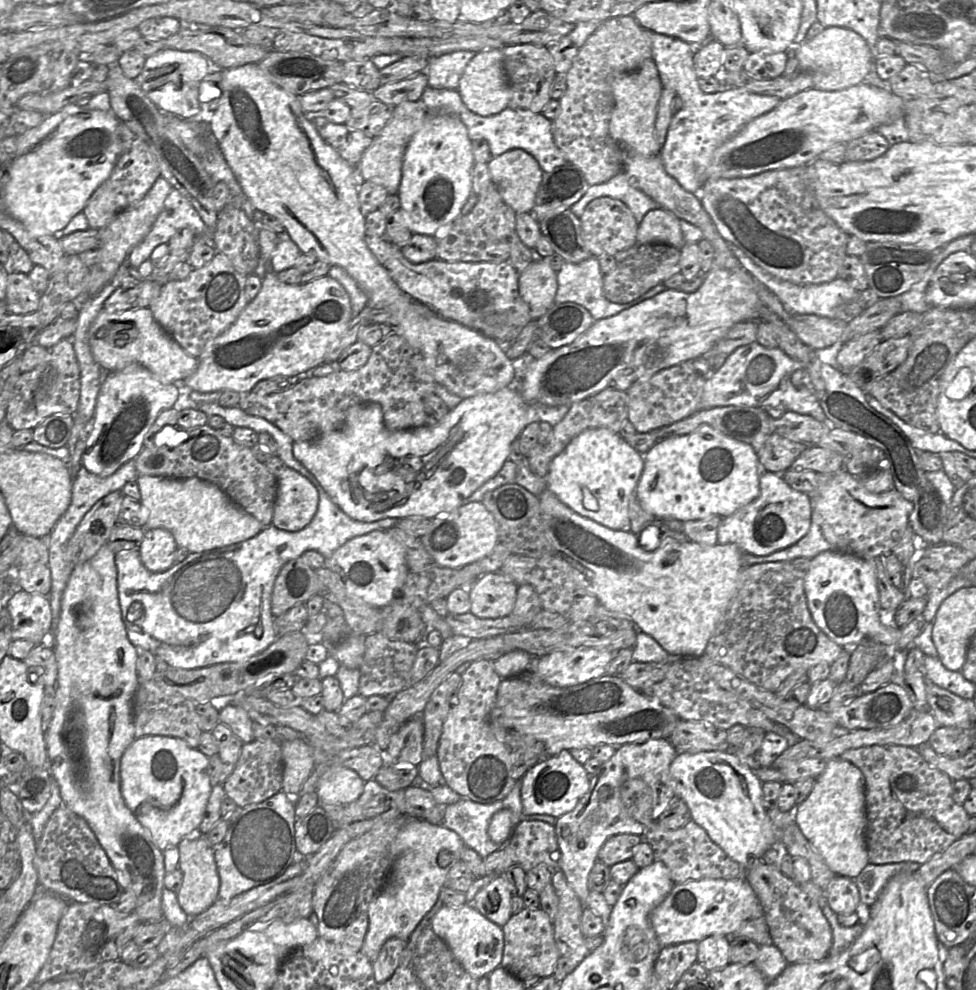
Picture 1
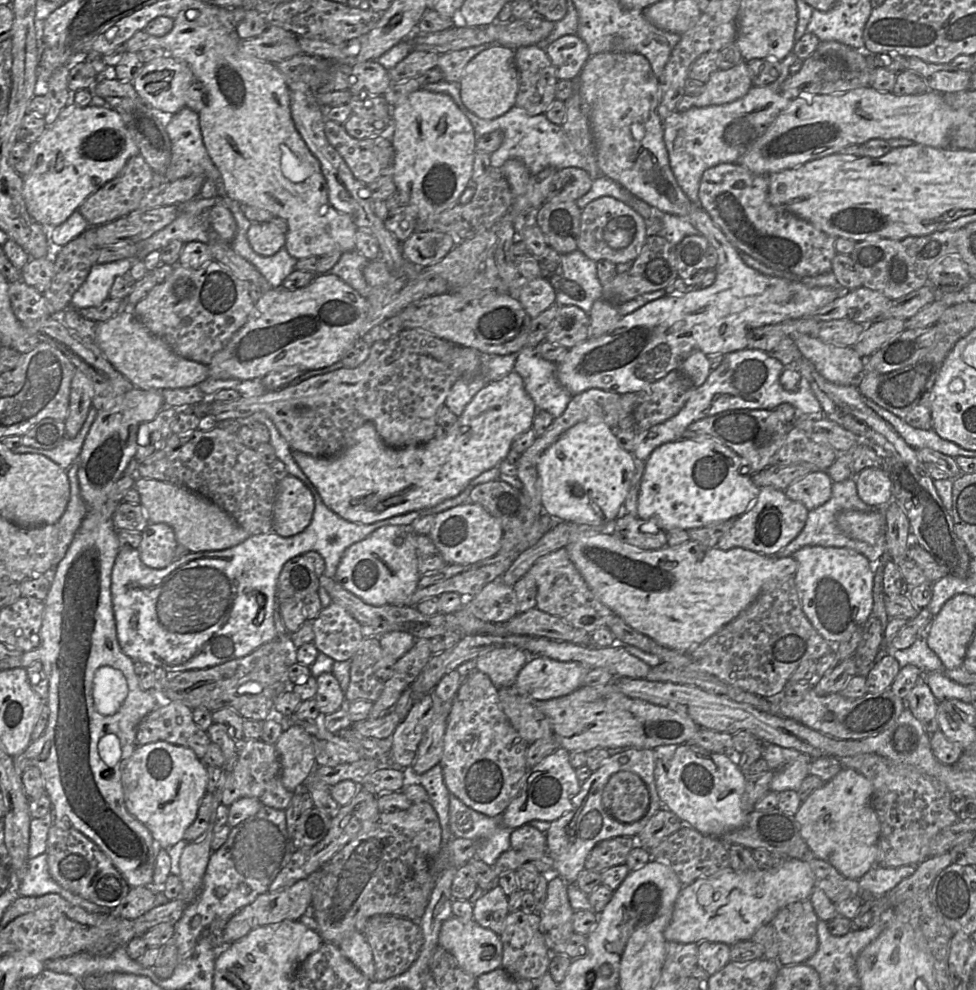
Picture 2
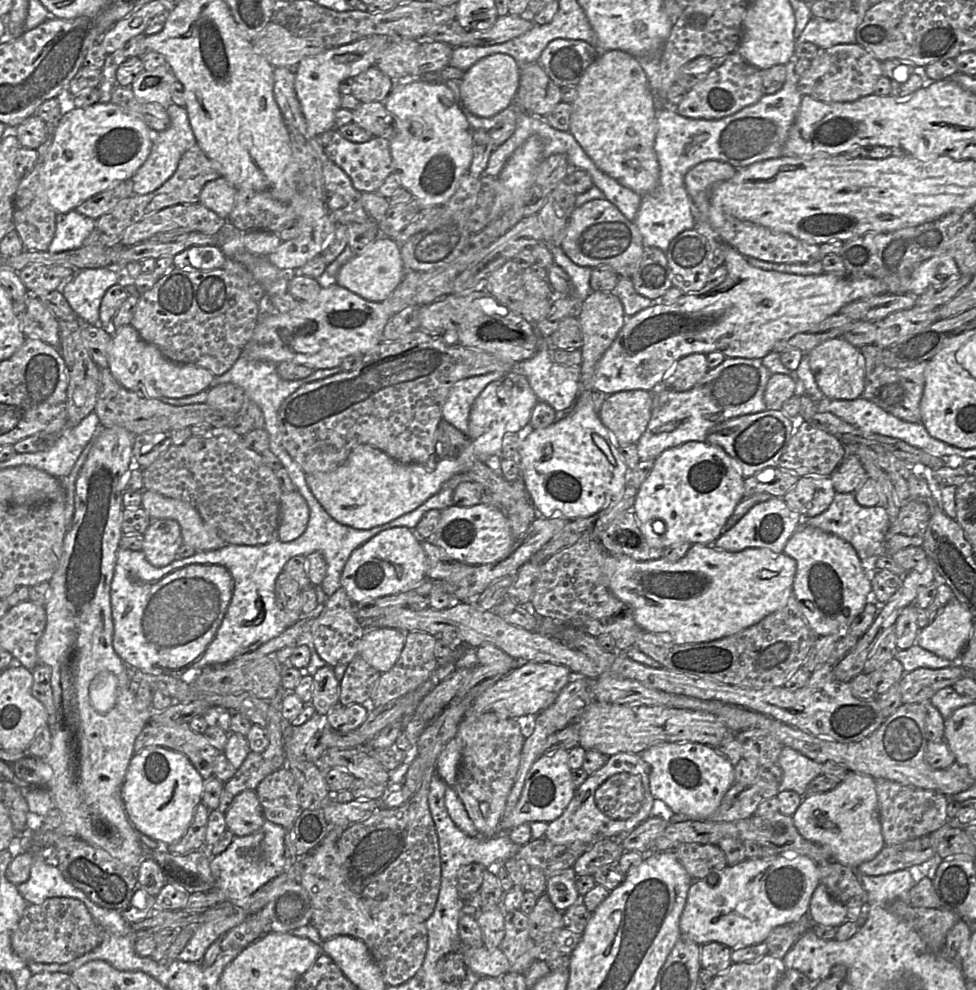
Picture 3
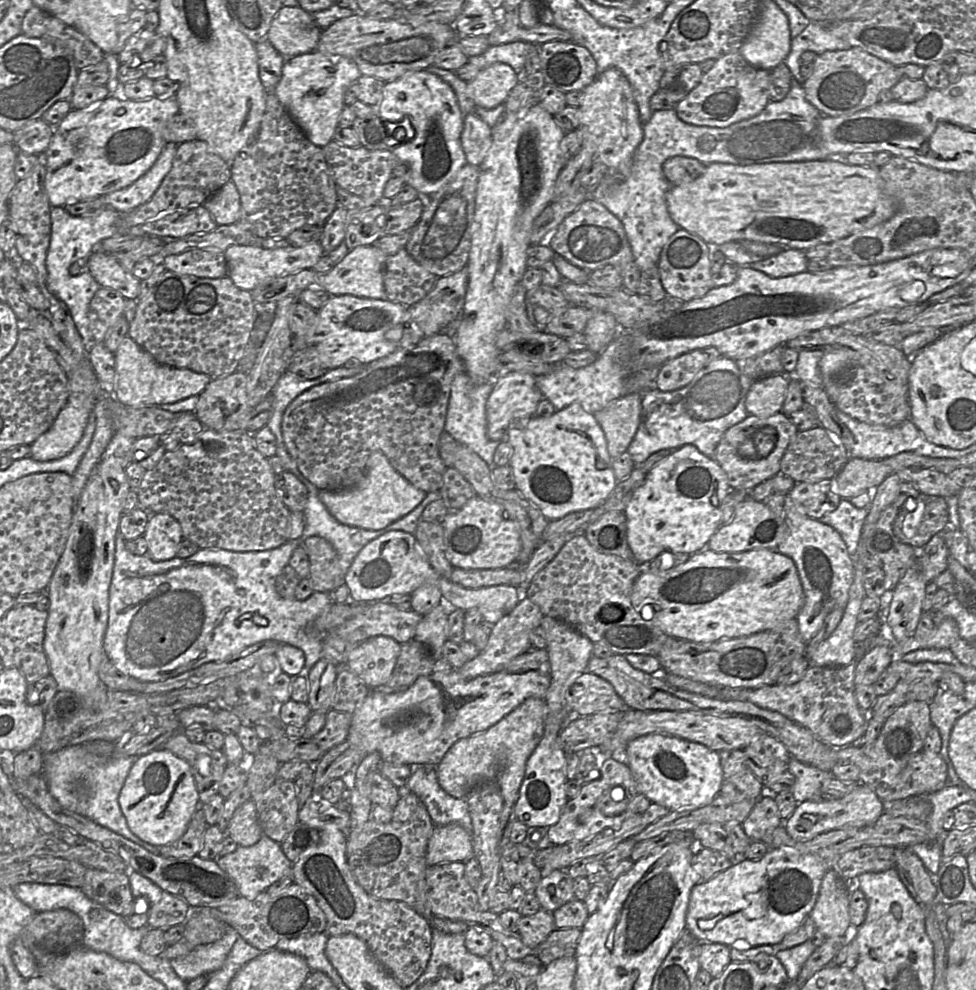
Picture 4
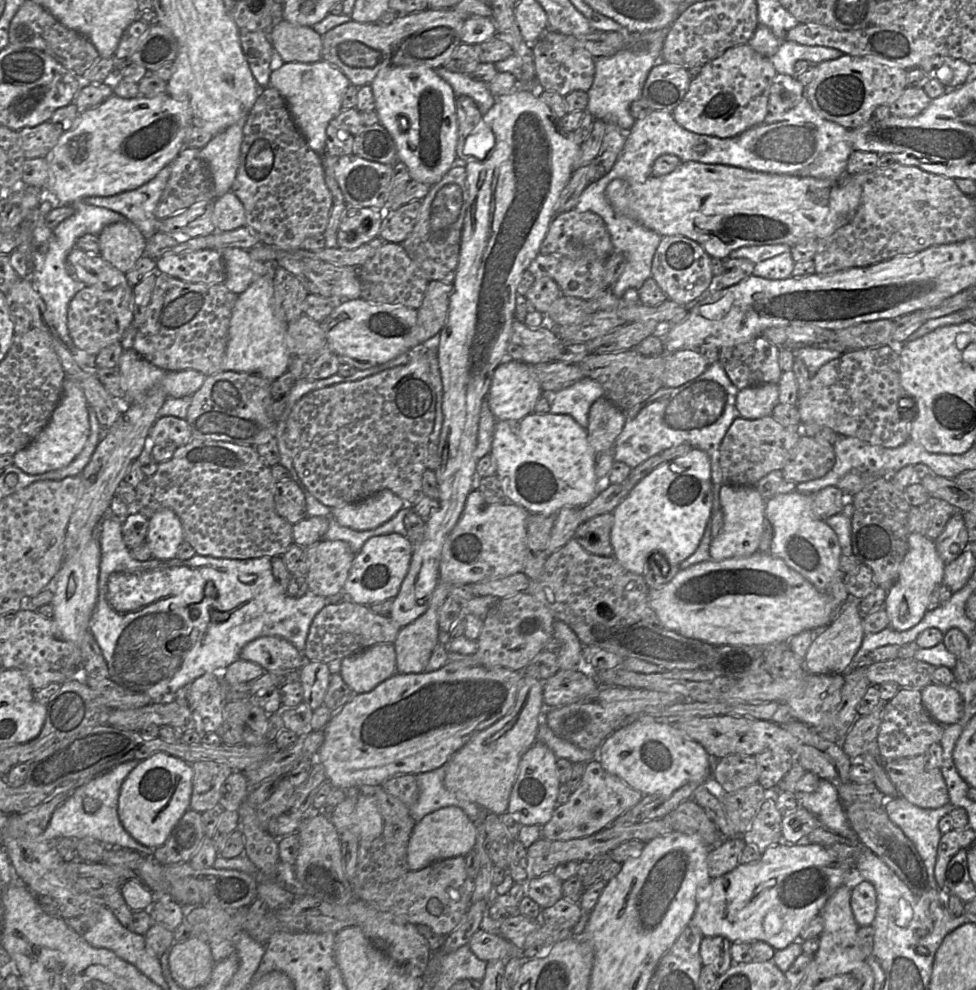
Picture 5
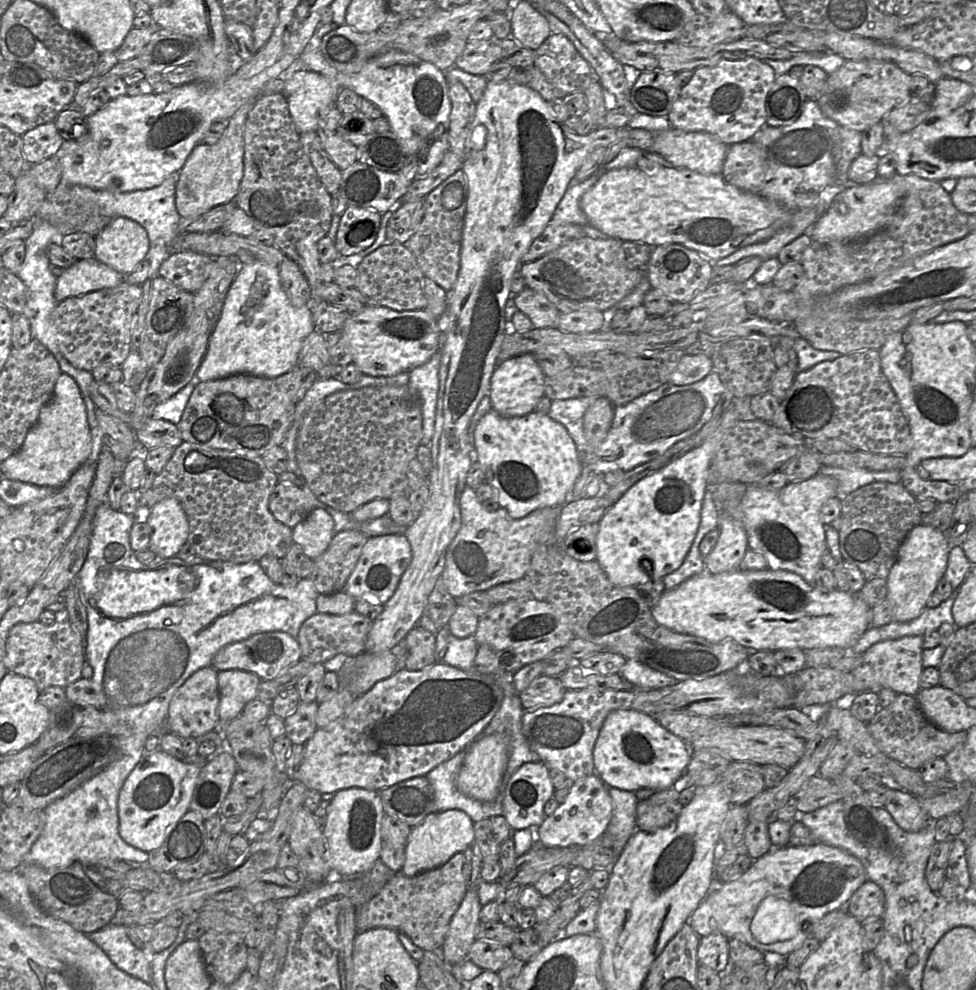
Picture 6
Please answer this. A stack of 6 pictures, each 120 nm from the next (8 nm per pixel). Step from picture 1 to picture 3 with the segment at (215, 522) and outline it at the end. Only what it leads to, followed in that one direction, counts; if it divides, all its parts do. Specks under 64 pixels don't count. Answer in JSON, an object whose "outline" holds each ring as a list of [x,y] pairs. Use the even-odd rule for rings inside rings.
{"outline":[[[143,490],[141,507],[151,521],[175,520],[181,528],[183,543],[193,547],[197,552],[217,550],[230,545],[187,502],[165,497],[154,491]]]}

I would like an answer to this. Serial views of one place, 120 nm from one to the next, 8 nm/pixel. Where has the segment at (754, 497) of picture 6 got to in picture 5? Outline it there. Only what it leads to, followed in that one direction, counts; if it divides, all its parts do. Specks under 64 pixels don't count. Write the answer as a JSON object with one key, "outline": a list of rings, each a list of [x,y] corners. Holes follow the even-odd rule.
{"outline":[[[794,490],[766,500],[765,518],[773,528],[769,553],[782,559],[788,567],[809,581],[817,591],[824,593],[834,576],[843,578],[845,573],[839,569],[842,553],[838,538],[825,521],[816,517],[811,495]]]}

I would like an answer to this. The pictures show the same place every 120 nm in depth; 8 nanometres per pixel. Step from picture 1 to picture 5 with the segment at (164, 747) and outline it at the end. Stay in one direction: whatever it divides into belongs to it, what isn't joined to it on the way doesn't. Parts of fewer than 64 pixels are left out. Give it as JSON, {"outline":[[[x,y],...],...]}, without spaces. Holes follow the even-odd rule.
{"outline":[[[158,752],[143,760],[128,774],[120,788],[118,816],[124,829],[140,844],[155,849],[167,840],[171,830],[189,809],[193,787],[193,769],[184,760]]]}

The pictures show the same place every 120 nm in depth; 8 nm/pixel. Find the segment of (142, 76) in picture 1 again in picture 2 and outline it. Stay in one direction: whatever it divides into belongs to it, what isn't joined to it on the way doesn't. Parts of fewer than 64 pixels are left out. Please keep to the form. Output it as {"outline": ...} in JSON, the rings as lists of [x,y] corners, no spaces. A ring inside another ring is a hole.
{"outline":[[[166,54],[144,64],[132,85],[153,109],[161,114],[175,114],[186,107],[186,92],[194,81],[185,62]]]}

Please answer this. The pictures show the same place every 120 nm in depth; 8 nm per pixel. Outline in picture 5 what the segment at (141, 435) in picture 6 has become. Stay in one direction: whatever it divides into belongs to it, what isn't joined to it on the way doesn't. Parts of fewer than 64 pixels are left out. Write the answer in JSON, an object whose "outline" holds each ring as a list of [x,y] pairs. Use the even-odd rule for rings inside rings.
{"outline":[[[175,416],[158,417],[148,436],[150,445],[172,441],[178,447],[188,444],[192,439],[189,423]]]}

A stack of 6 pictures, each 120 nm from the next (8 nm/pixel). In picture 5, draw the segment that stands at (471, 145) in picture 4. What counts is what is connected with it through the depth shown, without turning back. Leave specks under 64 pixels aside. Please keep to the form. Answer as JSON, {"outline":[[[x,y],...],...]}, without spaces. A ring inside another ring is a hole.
{"outline":[[[466,95],[456,97],[456,114],[458,122],[458,134],[456,142],[456,156],[467,161],[469,155],[464,153],[464,143],[470,133],[482,120],[482,115],[474,100]]]}

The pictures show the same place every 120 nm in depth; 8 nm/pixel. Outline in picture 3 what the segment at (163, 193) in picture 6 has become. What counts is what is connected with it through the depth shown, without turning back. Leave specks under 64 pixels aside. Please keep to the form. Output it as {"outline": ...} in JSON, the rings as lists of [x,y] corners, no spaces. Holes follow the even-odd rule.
{"outline":[[[170,103],[166,107],[166,111],[170,118],[168,128],[160,132],[153,132],[154,141],[151,152],[146,161],[131,177],[135,195],[145,195],[162,186],[162,184],[164,184],[164,182],[166,182],[176,171],[182,155],[197,144],[185,107]]]}

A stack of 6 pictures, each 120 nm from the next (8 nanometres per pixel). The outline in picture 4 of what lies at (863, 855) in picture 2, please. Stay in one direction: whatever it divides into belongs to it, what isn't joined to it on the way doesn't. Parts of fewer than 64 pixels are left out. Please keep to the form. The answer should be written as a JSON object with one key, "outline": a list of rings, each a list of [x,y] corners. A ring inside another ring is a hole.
{"outline":[[[857,783],[854,789],[836,800],[822,800],[821,802],[805,801],[799,803],[792,816],[783,821],[789,836],[796,841],[808,841],[820,834],[843,828],[862,828],[874,823],[885,813],[883,802],[867,785]]]}

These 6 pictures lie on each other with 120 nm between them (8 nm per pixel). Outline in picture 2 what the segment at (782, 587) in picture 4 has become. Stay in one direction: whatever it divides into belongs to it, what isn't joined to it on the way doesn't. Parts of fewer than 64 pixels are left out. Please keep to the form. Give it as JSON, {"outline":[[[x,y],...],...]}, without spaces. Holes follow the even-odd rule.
{"outline":[[[605,532],[582,536],[565,547],[599,601],[635,630],[674,650],[688,650],[706,641],[754,602],[765,584],[794,576],[798,567],[792,556],[765,556],[742,547],[723,551],[693,540],[675,547],[643,550]]]}

